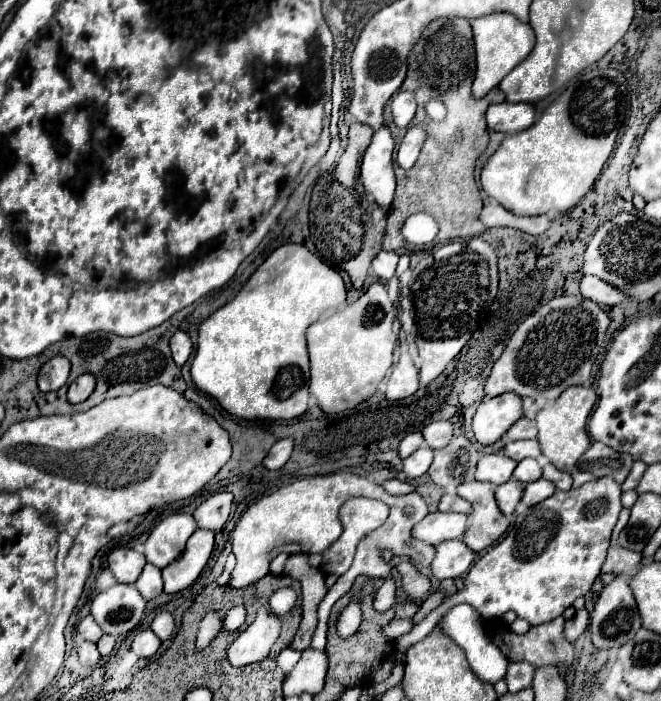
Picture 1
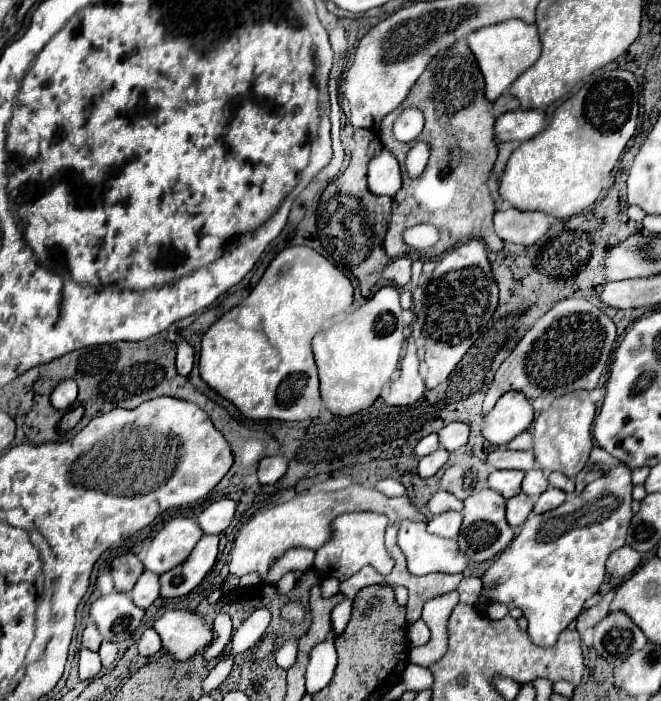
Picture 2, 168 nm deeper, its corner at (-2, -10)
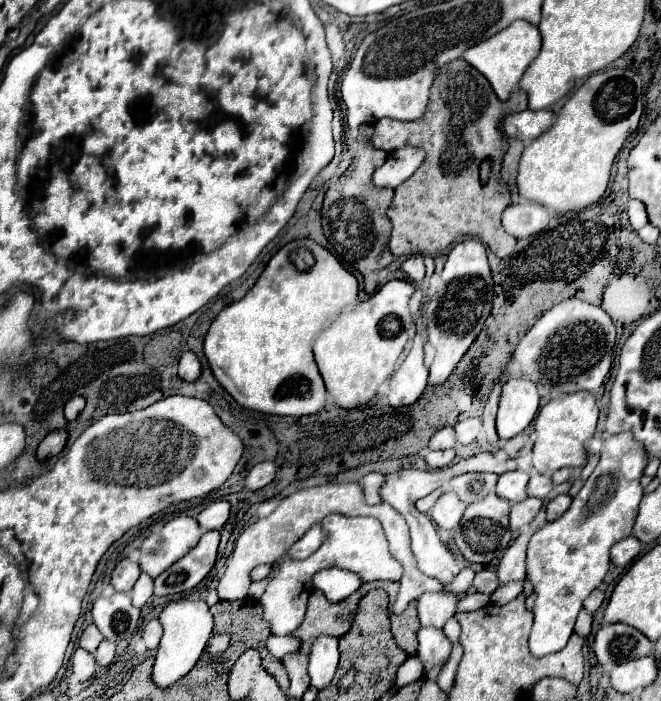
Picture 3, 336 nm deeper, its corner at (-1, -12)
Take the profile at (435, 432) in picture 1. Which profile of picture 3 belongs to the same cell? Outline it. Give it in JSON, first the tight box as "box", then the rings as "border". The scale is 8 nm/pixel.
{"box":[455,418,481,444],"border":[[[469,418],[469,420],[463,420],[455,426],[455,432],[457,432],[457,440],[461,444],[471,444],[475,438],[477,438],[477,432],[481,428],[481,420],[479,418]]]}

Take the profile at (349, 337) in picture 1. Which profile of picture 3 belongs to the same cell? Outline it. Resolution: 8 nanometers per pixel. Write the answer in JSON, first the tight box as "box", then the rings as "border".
{"box":[313,280,415,408],"border":[[[391,280],[369,300],[359,302],[351,312],[339,314],[339,318],[317,336],[313,344],[315,360],[327,392],[333,396],[337,406],[355,408],[369,402],[377,392],[377,386],[391,376],[413,324],[409,312],[413,292],[415,286],[411,282]]]}

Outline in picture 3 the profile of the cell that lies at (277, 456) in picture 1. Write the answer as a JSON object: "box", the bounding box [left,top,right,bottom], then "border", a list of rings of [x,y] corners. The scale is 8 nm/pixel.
{"box":[243,462,275,492],"border":[[[261,462],[261,464],[251,468],[249,476],[243,480],[243,488],[255,492],[255,490],[261,490],[263,486],[267,486],[269,482],[273,482],[273,478],[275,478],[275,464]]]}

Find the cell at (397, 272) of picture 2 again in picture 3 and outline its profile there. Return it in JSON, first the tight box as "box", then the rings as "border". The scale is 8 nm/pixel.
{"box":[403,256,425,282],"border":[[[411,256],[403,262],[403,272],[409,276],[411,282],[421,282],[425,278],[425,264],[423,264],[423,256]]]}

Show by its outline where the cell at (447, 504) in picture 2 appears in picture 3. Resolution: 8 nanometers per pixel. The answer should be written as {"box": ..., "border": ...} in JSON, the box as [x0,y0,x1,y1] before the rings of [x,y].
{"box":[415,488,443,514],"border":[[[439,488],[439,490],[435,490],[435,492],[431,492],[429,496],[425,496],[425,498],[421,498],[421,500],[419,500],[417,504],[415,504],[415,506],[417,506],[417,510],[419,510],[419,512],[423,512],[423,514],[427,514],[427,512],[429,512],[429,510],[433,508],[433,504],[435,504],[435,500],[437,500],[437,498],[441,496],[441,494],[443,494],[443,490]]]}

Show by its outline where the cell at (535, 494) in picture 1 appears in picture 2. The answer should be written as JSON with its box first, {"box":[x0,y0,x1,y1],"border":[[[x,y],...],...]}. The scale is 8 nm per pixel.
{"box":[532,488,566,514],"border":[[[548,488],[546,492],[542,492],[538,496],[538,502],[536,502],[536,506],[534,506],[532,512],[534,514],[544,514],[544,512],[548,512],[552,508],[558,508],[564,500],[566,500],[564,492],[560,492],[558,488]]]}

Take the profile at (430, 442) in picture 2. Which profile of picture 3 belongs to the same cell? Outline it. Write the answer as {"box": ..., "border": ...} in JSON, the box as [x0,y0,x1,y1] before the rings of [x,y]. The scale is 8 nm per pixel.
{"box":[429,428,457,450],"border":[[[443,428],[439,430],[431,442],[429,442],[429,448],[431,450],[447,450],[447,448],[453,448],[457,444],[457,438],[455,438],[455,430],[453,428]]]}

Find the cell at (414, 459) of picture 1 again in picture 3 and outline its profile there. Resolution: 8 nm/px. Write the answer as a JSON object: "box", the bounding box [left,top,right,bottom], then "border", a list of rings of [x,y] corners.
{"box":[425,448,455,470],"border":[[[451,448],[451,450],[429,450],[429,452],[425,454],[425,460],[427,460],[427,464],[429,464],[433,470],[449,466],[449,464],[453,462],[453,458],[455,458],[455,450],[453,450],[453,448]]]}

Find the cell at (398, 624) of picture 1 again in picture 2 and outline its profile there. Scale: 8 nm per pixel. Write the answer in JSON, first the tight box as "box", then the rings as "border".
{"box":[406,620,430,646],"border":[[[418,620],[418,622],[410,624],[408,630],[406,630],[406,638],[408,638],[410,646],[422,646],[422,644],[426,644],[430,640],[430,630],[424,624],[424,620]]]}

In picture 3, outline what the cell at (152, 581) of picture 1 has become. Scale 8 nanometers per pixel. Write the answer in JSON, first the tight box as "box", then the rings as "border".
{"box":[133,572,153,608],"border":[[[141,572],[139,580],[133,586],[133,604],[135,608],[143,608],[143,604],[153,596],[153,578]]]}

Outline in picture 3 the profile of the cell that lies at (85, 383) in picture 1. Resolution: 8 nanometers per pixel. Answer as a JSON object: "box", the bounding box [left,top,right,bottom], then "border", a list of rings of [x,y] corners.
{"box":[37,430,67,462],"border":[[[55,430],[55,432],[47,434],[45,440],[37,448],[37,460],[43,462],[51,456],[57,456],[65,448],[65,442],[67,442],[67,432],[63,432],[63,430]]]}

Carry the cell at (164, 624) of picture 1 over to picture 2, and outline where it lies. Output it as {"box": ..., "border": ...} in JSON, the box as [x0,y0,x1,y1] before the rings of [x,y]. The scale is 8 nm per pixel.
{"box":[154,610,212,662],"border":[[[166,610],[154,622],[154,630],[162,638],[162,648],[178,662],[206,648],[212,640],[212,630],[200,616],[188,610]]]}

